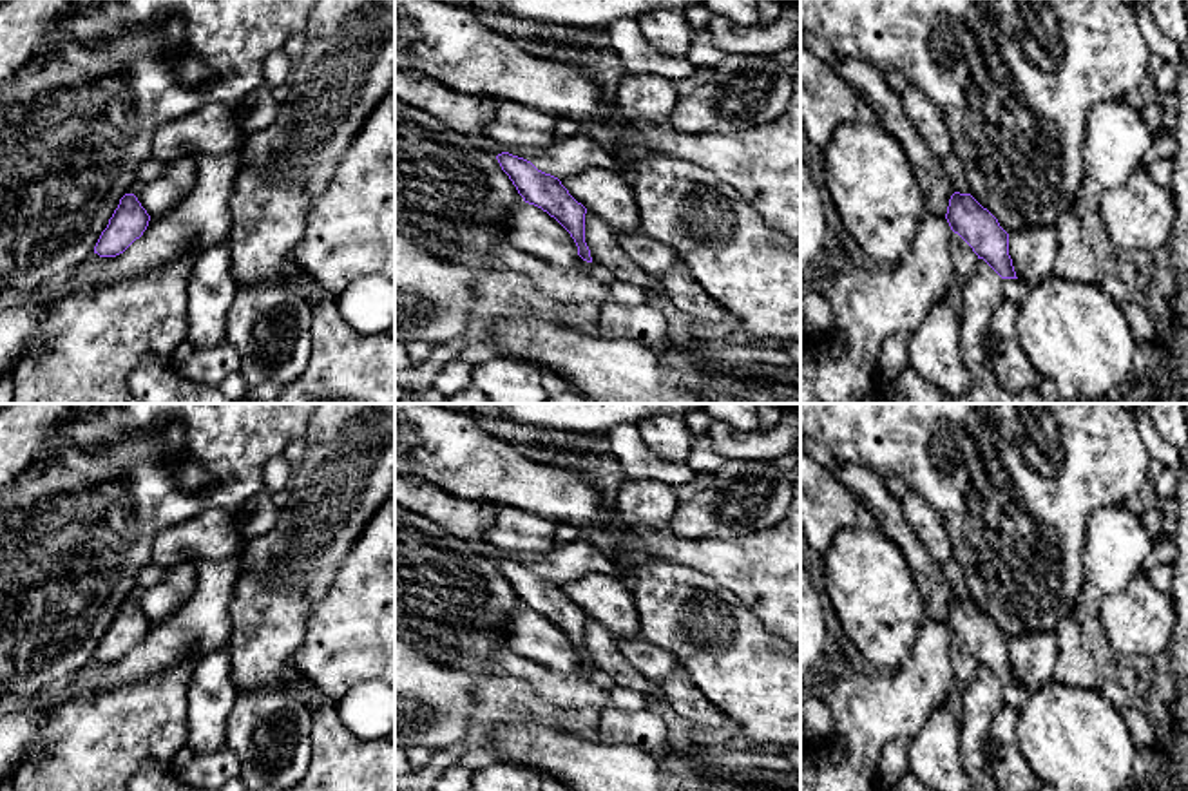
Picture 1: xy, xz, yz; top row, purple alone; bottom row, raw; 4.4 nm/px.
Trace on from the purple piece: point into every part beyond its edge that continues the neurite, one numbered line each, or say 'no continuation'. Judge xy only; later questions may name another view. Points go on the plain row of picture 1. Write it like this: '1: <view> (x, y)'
no continuation

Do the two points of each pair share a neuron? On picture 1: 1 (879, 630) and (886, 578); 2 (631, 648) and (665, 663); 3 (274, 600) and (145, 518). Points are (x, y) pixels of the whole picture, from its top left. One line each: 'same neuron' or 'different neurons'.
1: same neuron
2: same neuron
3: different neurons

